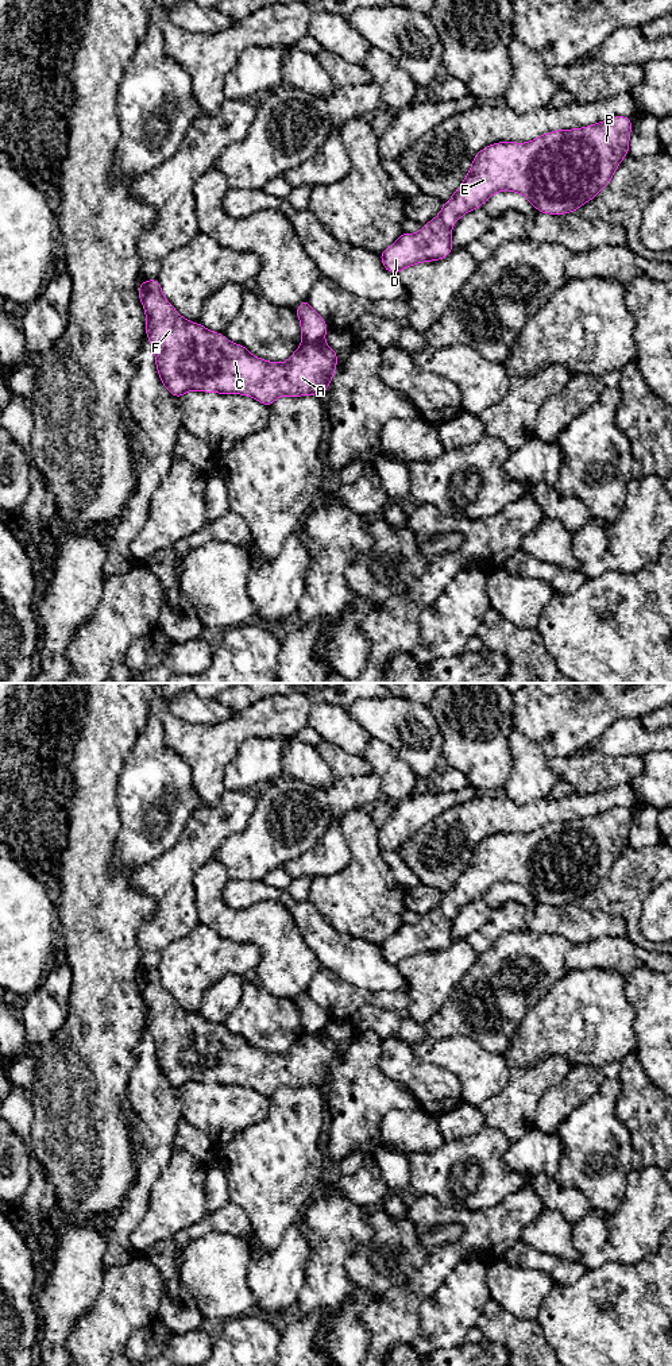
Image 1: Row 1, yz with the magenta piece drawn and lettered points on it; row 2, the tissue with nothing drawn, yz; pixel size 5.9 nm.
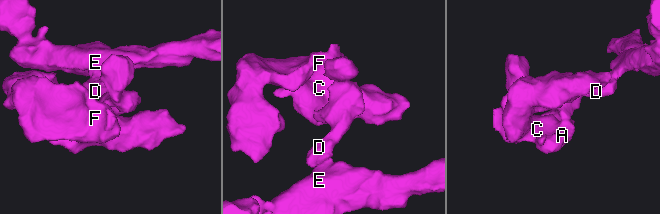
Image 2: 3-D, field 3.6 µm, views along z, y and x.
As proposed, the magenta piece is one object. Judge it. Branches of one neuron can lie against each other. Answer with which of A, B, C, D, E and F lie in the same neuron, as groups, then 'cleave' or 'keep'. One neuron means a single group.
A C F / B D E; cleave

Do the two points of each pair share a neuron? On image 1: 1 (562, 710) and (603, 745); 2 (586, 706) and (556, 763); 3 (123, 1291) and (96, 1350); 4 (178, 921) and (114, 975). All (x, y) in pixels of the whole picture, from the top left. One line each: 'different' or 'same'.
1: different
2: different
3: same
4: different

